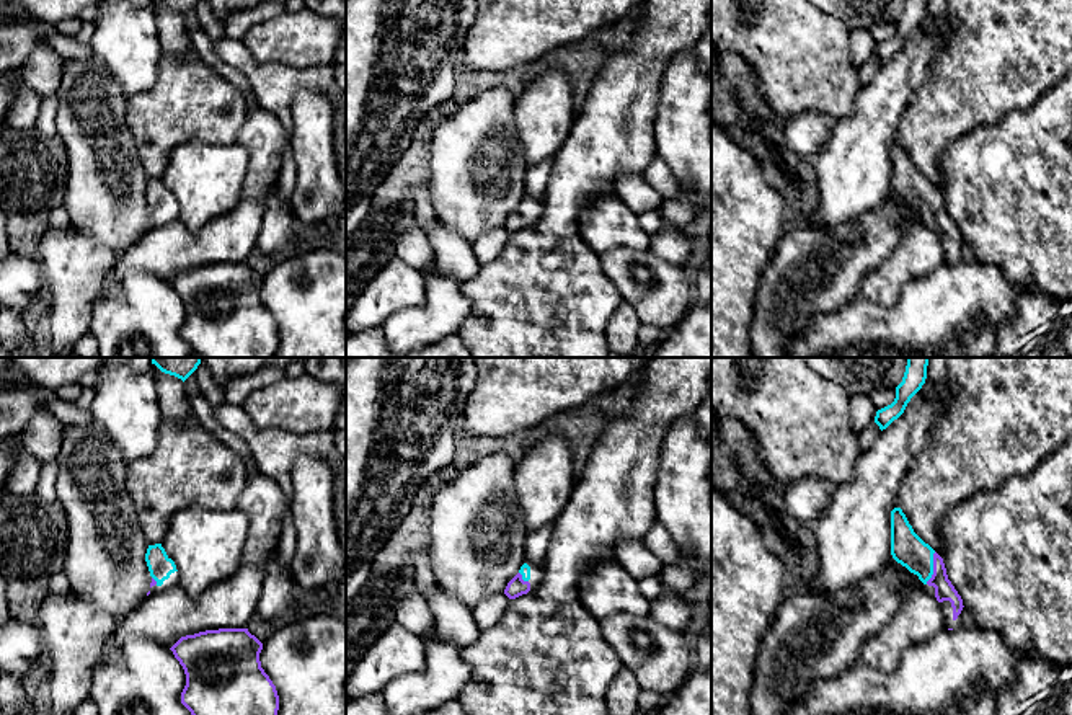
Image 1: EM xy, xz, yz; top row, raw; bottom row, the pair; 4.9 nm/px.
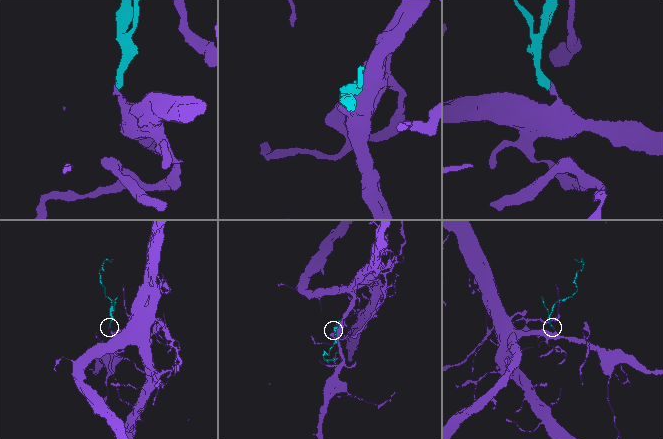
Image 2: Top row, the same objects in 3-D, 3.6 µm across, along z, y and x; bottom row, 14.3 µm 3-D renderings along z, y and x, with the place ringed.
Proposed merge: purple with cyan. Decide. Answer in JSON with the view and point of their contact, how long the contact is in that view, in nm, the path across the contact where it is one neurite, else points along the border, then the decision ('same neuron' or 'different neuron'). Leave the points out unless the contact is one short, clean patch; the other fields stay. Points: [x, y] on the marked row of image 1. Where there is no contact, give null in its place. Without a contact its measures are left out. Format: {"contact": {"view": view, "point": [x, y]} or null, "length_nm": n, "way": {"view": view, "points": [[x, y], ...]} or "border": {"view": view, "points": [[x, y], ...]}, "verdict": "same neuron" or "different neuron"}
{"contact": {"view": "yz", "point": [934, 568]}, "length_nm": 170, "way": {"view": "yz", "points": [[943, 590], [934, 568], [908, 549]]}, "verdict": "same neuron"}

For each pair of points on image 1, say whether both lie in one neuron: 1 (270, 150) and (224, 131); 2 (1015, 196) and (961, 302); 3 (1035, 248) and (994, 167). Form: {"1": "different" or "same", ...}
{"1": "different", "2": "different", "3": "same"}

